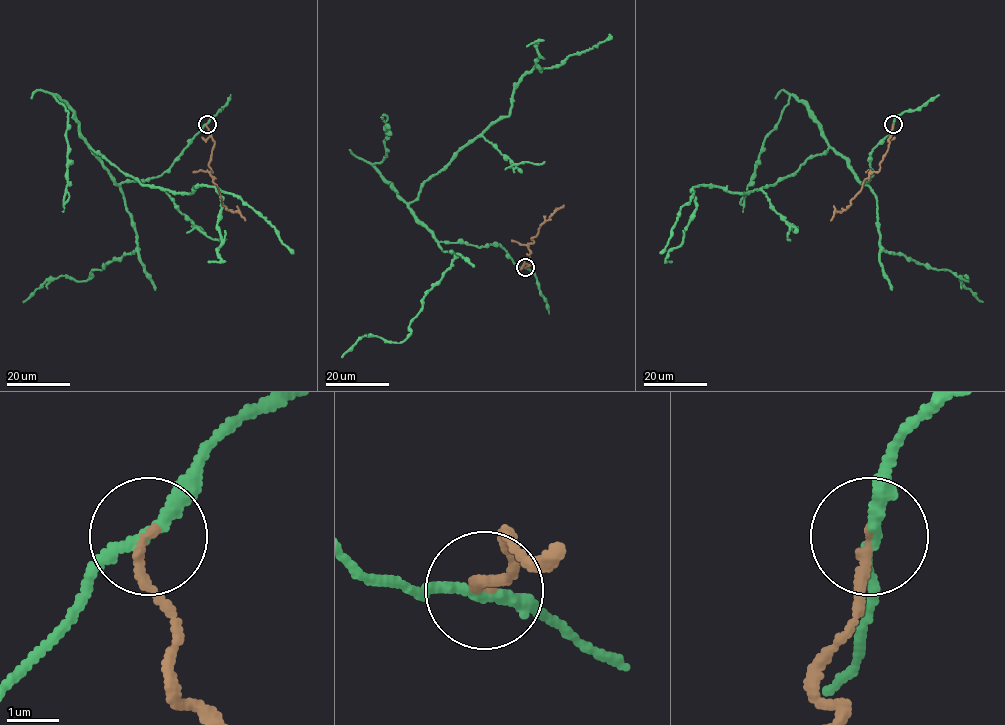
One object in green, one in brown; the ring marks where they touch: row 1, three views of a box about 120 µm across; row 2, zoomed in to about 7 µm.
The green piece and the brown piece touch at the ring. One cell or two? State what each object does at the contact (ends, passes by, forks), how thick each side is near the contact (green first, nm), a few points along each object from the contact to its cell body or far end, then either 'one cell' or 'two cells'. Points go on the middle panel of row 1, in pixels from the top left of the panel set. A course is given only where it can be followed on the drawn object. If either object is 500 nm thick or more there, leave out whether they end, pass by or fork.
green passes by; brown ends there; 220 nm thick on the green side, 180 nm on the other; green runs (525, 268), (500, 245), (438, 241), (408, 204), (460, 150), (509, 114), (524, 75), (558, 66), (612, 36); brown runs (525, 268), (533, 264), (527, 254), (528, 245), (534, 242), (531, 238), (564, 205); two cells

